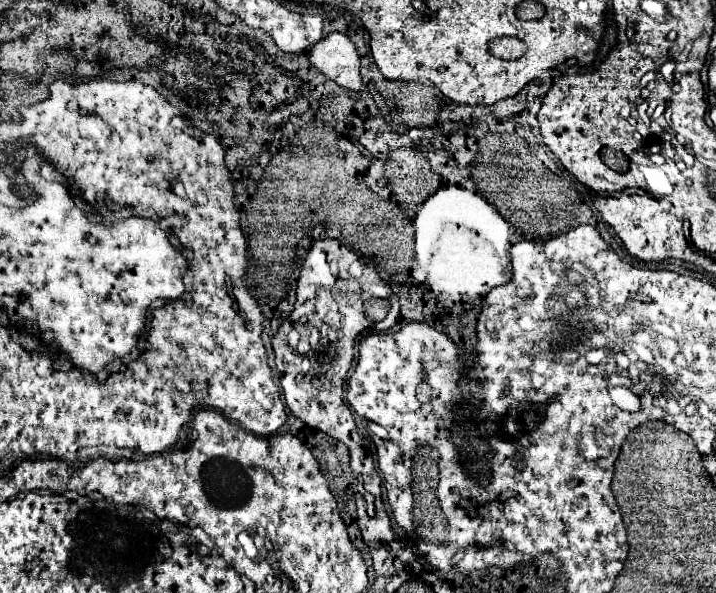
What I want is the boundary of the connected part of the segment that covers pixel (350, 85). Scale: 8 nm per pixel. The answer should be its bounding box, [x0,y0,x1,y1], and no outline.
[309,33,361,91]

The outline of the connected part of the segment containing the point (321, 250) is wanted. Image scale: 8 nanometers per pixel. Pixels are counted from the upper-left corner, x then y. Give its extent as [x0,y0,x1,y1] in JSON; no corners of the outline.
[273,239,395,549]

